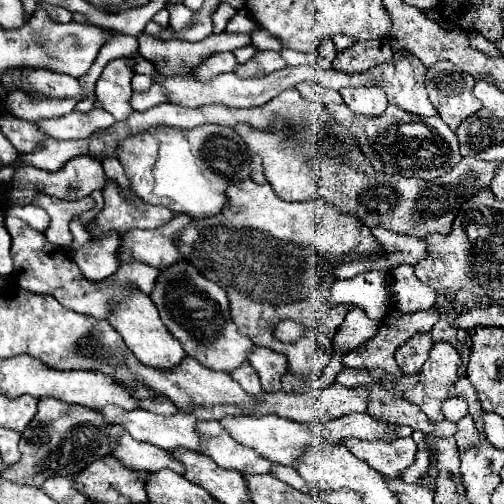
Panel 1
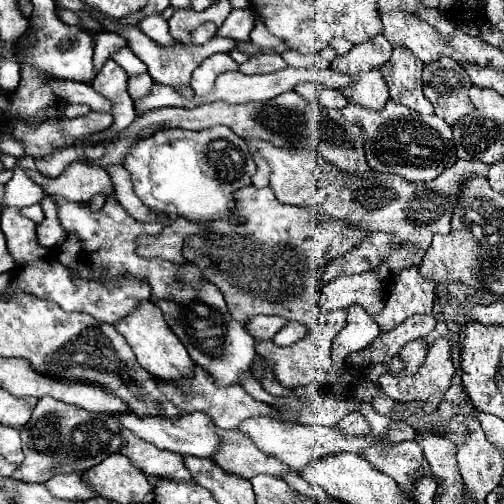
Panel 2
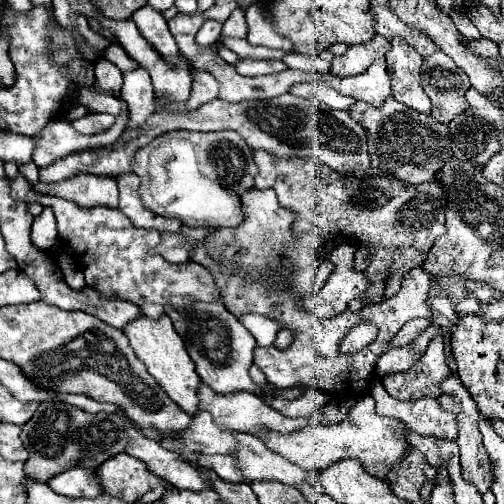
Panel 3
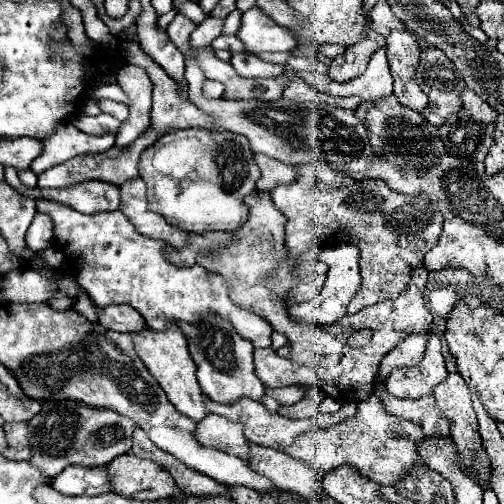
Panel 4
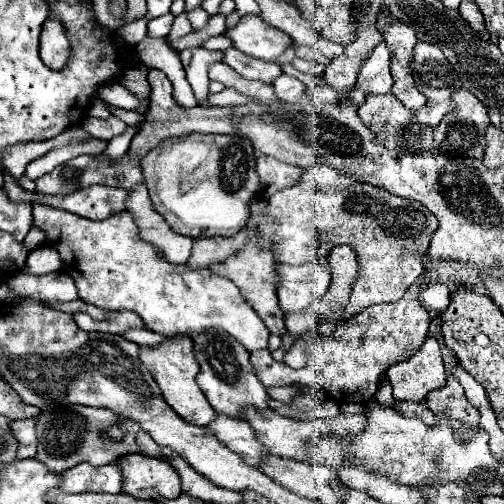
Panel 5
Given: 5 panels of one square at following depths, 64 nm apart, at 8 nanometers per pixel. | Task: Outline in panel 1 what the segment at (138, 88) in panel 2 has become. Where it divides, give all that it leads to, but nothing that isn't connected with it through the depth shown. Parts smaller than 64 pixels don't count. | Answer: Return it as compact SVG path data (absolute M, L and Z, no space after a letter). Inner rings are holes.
M134 74L132 78L132 90L134 92L146 92L152 84L152 78L150 76L144 76L144 74Z

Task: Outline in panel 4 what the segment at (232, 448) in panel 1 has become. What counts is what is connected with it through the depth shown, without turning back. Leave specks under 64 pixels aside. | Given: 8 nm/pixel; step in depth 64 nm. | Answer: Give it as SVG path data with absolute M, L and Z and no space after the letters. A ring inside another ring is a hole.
M250 444L250 450L250 468L270 478L278 490L292 492L304 498L326 496L322 488L322 478L326 472L316 472L316 468L308 468L308 464L302 464L302 460L296 460L284 452L276 452L264 446Z

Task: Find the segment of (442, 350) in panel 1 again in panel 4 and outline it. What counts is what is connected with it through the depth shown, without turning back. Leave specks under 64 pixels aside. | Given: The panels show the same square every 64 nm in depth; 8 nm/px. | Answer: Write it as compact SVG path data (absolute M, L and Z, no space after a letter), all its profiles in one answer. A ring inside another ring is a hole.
M428 336L426 352L414 366L398 366L386 378L386 388L396 398L422 398L434 392L434 388L448 376L444 358L440 352L440 338Z

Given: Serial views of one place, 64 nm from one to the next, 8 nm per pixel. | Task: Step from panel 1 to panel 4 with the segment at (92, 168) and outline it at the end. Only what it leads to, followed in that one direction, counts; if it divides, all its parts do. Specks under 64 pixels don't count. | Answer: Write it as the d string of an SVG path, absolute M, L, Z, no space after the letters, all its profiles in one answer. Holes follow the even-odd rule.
M14 168L6 170L6 182L20 194L28 196L32 200L52 200L58 204L66 204L82 214L100 214L100 212L112 212L120 206L120 188L108 182L82 182L74 184L64 190L40 190L40 188L26 188L20 184L18 174Z

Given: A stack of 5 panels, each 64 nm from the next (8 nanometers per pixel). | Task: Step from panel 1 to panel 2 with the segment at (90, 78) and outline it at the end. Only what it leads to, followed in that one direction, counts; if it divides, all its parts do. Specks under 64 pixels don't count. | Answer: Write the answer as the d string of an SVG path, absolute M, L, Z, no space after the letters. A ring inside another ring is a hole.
M108 31L93 34L93 39L95 44L93 54L95 76L114 52L120 50L120 48L127 48L128 44L126 40L118 36L118 34Z

